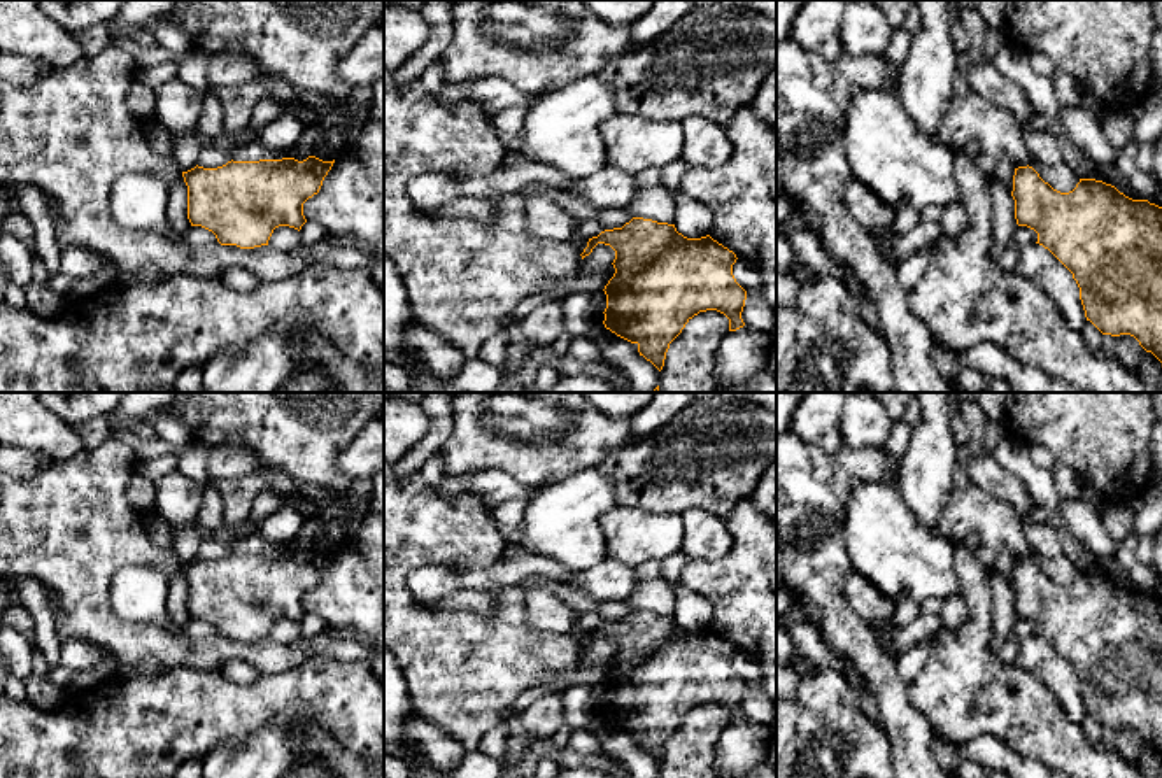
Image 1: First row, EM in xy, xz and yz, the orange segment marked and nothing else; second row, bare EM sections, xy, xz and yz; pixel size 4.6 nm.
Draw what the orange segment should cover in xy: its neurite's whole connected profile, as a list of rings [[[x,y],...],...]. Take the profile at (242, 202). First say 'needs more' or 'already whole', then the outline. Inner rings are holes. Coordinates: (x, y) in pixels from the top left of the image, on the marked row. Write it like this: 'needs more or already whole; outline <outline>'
already whole; outline [[[308,156],[303,161],[294,158],[228,161],[217,168],[195,166],[182,172],[188,186],[188,219],[191,226],[212,231],[221,245],[254,249],[268,245],[275,228],[289,226],[301,230],[307,223],[303,203],[319,193],[333,161]]]

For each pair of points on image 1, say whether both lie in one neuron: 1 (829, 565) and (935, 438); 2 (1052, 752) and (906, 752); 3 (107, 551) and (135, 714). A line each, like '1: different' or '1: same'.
1: different
2: different
3: different

